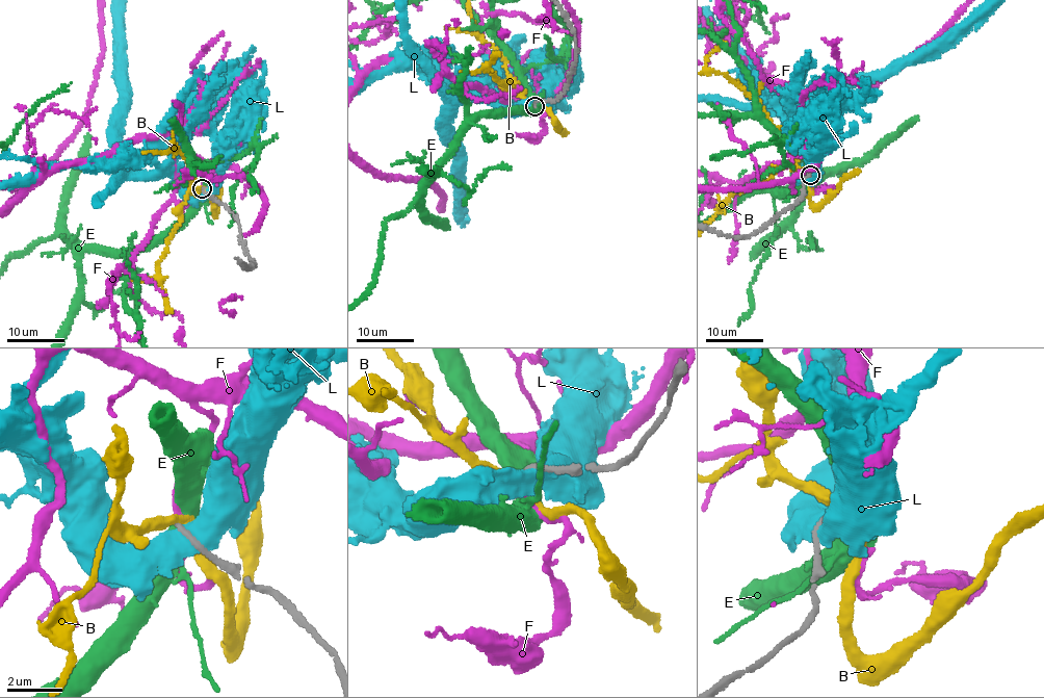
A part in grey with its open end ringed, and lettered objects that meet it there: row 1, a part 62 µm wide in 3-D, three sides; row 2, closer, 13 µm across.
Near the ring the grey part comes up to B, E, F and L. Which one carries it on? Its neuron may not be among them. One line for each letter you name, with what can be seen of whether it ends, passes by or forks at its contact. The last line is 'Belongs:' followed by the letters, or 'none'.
Belongs: none

